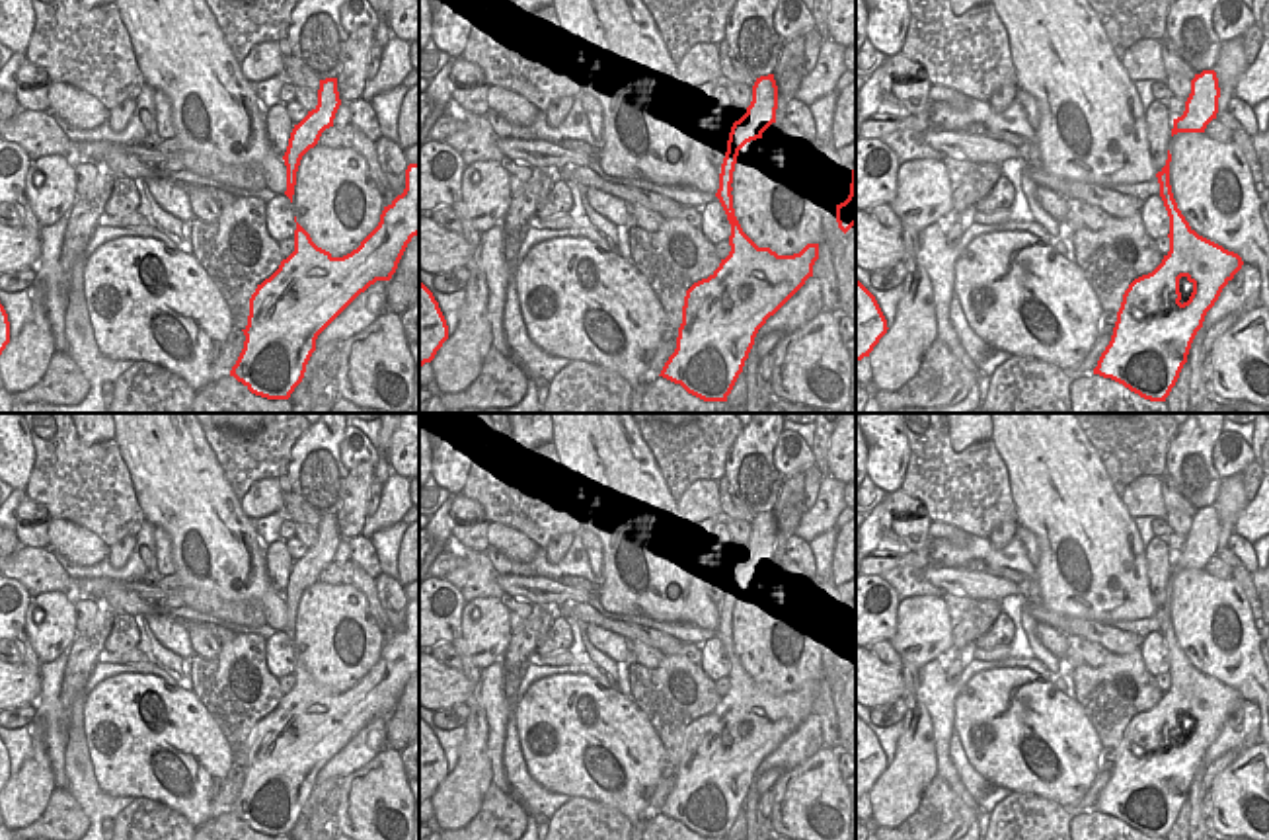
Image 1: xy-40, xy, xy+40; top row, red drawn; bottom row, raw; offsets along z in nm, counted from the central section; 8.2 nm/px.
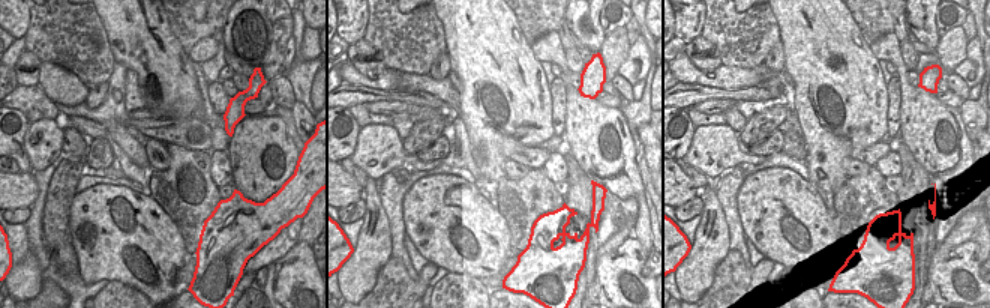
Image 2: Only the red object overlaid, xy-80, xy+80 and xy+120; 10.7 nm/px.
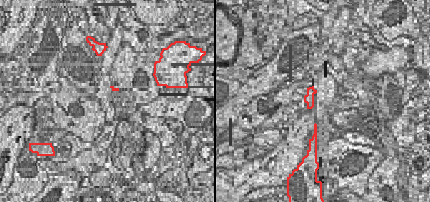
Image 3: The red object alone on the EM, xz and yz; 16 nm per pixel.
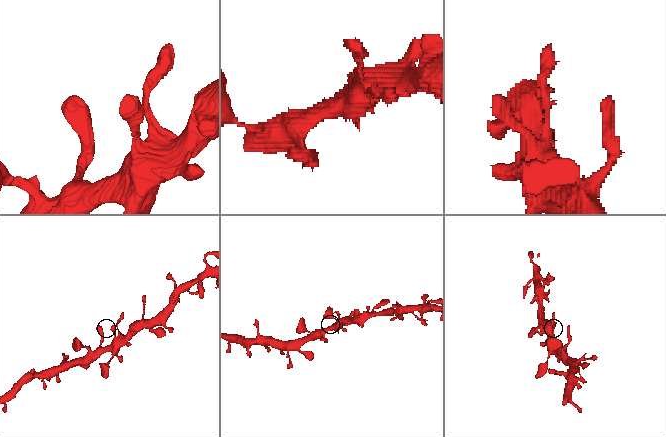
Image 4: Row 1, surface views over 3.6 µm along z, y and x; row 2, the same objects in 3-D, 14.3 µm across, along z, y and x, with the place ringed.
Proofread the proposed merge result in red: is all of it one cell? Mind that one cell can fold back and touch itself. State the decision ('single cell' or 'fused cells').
single cell

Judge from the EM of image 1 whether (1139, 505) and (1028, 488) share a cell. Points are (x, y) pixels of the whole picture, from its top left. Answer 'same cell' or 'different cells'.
different cells

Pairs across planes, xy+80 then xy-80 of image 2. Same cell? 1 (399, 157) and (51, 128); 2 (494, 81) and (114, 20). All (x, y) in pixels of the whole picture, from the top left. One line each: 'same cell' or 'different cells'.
1: same cell
2: same cell

